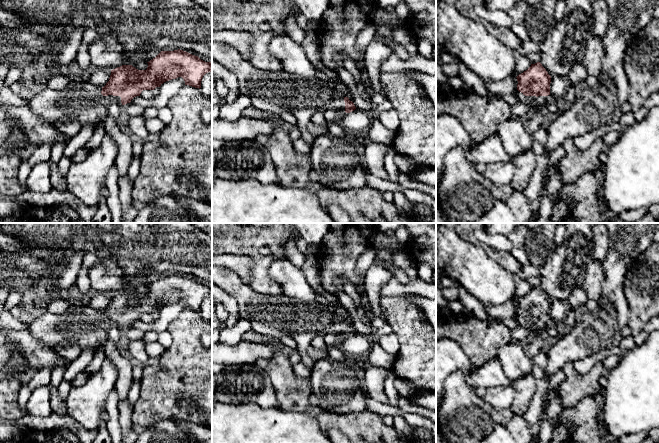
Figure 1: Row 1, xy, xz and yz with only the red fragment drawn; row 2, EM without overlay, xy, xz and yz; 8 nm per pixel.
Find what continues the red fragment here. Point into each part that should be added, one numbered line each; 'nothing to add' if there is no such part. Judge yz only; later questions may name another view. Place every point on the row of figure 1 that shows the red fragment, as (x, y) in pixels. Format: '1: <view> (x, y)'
1: yz (529, 100)

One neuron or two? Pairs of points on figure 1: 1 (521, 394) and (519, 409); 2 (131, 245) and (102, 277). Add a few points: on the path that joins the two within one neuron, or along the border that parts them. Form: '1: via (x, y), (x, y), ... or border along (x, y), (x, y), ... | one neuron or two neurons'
1: via (521, 398), (520, 405) | one neuron
2: border along (103, 258), (113, 257), (130, 276) | two neurons

